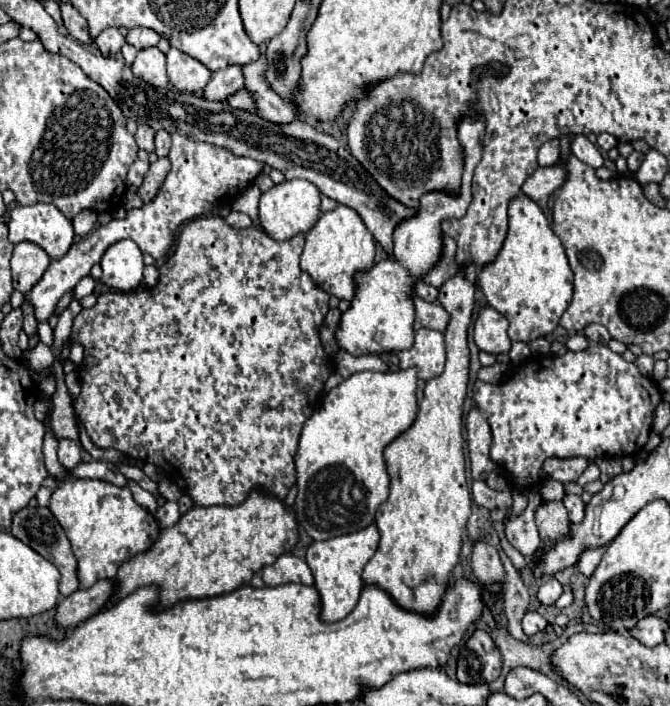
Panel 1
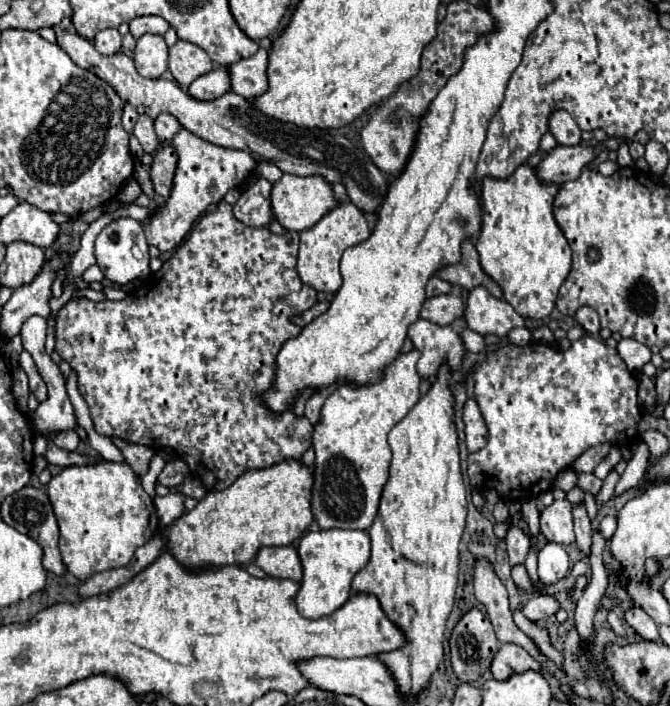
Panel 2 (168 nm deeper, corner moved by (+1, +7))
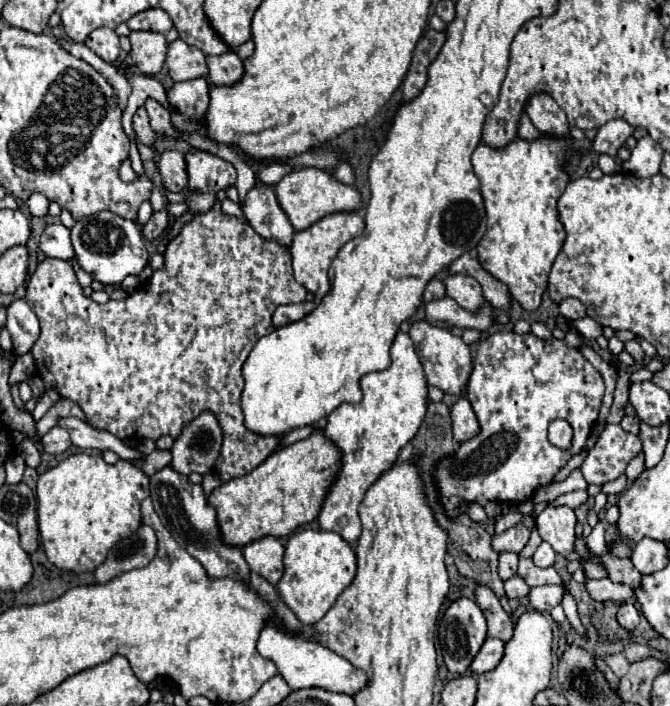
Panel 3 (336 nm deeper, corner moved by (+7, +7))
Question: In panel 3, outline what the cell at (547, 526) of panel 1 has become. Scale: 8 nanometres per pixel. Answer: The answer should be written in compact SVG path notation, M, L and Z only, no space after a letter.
M548 506L536 520L536 528L558 554L568 556L574 550L576 516L568 506Z

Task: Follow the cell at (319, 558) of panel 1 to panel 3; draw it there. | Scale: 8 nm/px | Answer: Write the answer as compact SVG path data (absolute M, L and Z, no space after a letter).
M304 527L294 532L286 544L284 576L278 582L282 602L296 614L302 624L316 624L332 608L342 590L356 574L356 552L340 534Z

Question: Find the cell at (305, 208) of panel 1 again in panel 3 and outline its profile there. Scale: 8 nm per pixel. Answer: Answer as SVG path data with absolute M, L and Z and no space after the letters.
M296 168L276 184L276 198L294 230L304 230L320 218L334 212L350 212L360 208L360 194L354 186L340 184L332 174L318 168Z

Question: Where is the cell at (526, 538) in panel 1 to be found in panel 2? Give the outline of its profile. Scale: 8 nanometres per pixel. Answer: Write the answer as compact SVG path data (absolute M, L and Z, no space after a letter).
M516 522L512 524L512 528L506 534L506 548L508 548L508 558L510 558L510 566L516 564L524 564L526 554L530 550L530 538L526 534L522 534L522 530L518 530Z

